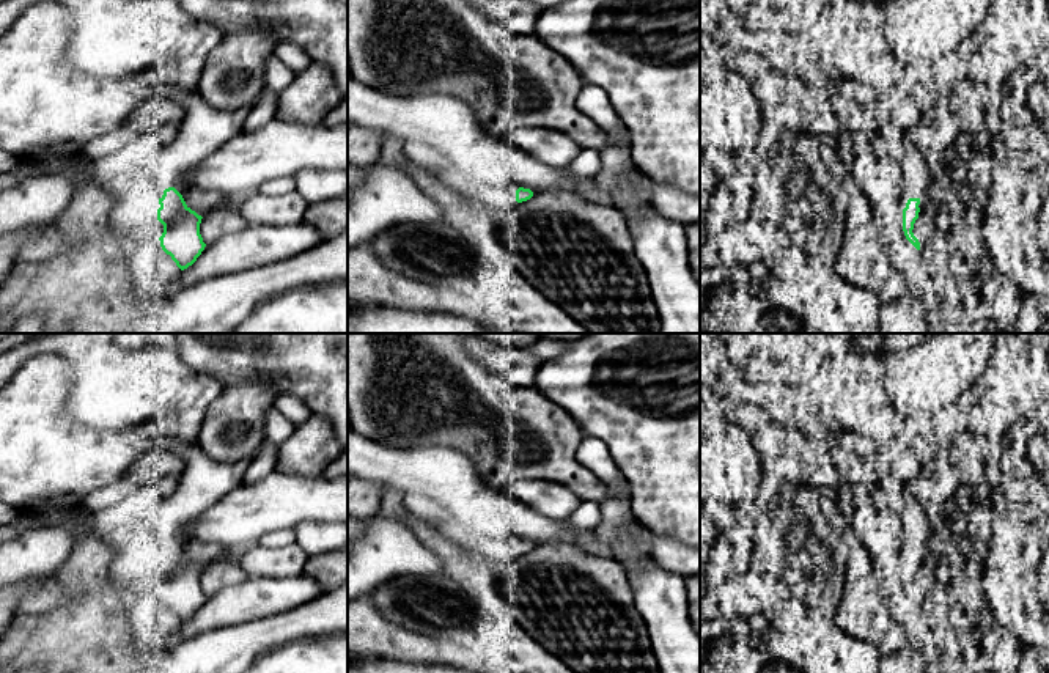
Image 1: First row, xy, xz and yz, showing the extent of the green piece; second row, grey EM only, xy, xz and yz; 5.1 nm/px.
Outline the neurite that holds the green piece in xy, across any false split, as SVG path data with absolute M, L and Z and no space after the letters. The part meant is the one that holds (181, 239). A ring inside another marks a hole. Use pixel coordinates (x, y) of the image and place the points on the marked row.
M168 187L159 198L157 220L164 225L159 237L162 250L184 270L192 266L206 244L200 234L201 215L192 211L182 195Z

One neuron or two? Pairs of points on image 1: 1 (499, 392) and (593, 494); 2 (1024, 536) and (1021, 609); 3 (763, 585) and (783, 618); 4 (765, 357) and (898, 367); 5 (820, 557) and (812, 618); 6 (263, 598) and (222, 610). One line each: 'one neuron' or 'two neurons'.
1: one neuron
2: one neuron
3: two neurons
4: two neurons
5: two neurons
6: one neuron

